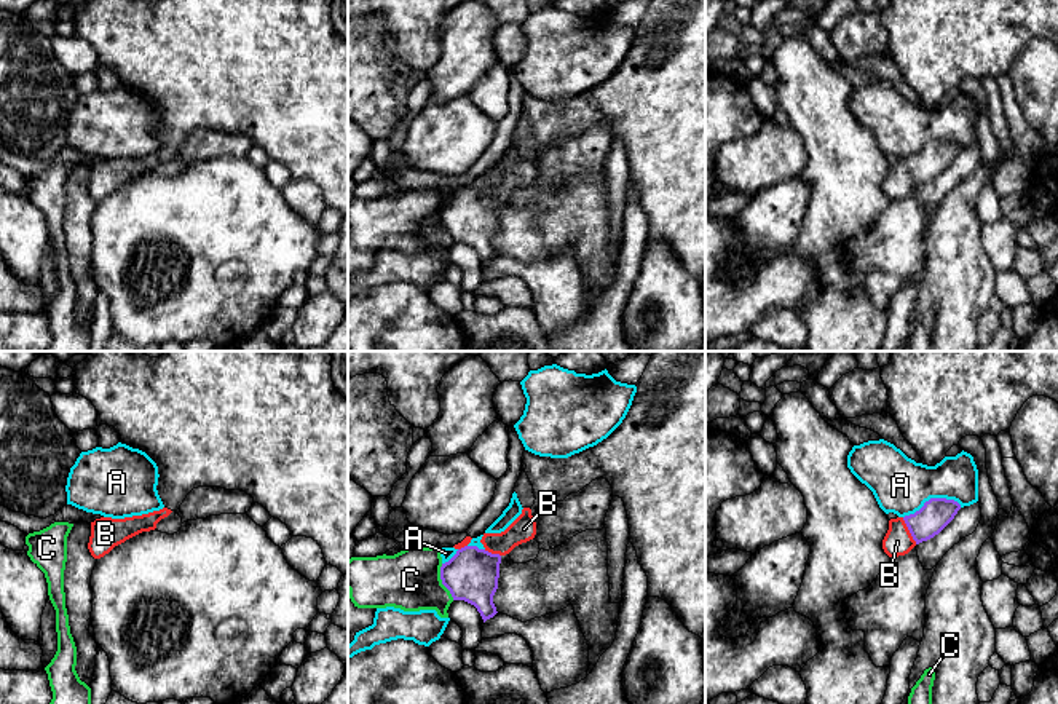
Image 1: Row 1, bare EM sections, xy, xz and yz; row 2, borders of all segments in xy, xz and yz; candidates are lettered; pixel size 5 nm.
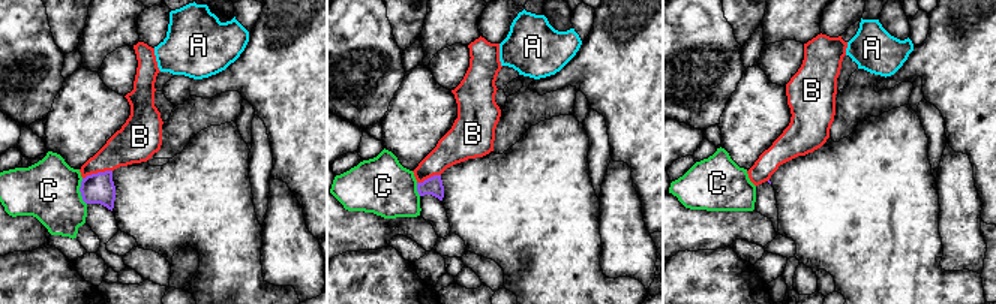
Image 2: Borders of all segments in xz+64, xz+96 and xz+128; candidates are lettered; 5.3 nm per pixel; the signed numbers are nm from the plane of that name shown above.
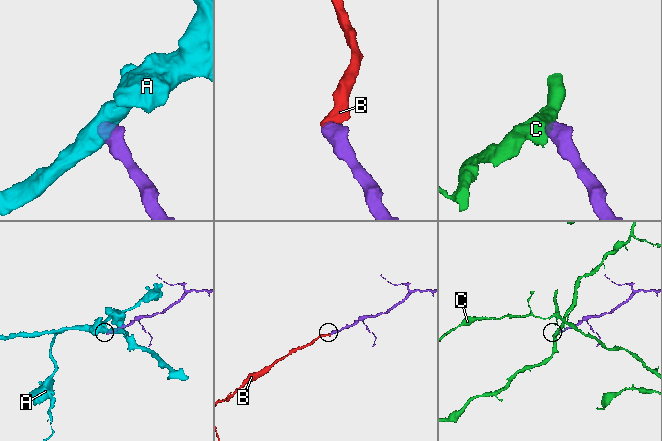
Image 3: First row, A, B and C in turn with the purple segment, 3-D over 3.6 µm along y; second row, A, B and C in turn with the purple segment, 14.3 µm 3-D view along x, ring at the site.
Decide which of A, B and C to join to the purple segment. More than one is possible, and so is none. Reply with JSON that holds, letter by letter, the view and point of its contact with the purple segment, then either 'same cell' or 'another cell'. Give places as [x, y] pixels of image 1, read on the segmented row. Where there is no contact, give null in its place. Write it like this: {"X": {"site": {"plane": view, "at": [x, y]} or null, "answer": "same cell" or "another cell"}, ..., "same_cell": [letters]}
{"A": {"site": {"plane": "yz", "at": [932, 498]}, "answer": "another cell"}, "B": {"site": {"plane": "yz", "at": [908, 529]}, "answer": "same cell"}, "C": {"site": {"plane": "xz", "at": [442, 581]}, "answer": "another cell"}, "same_cell": ["B"]}

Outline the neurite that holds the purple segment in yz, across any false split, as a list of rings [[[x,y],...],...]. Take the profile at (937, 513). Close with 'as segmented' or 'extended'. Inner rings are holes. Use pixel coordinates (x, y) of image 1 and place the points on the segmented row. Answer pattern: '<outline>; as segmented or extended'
[[[930,498],[914,514],[889,520],[882,549],[889,557],[908,554],[916,544],[938,535],[957,514],[961,504],[954,500]]]; extended

